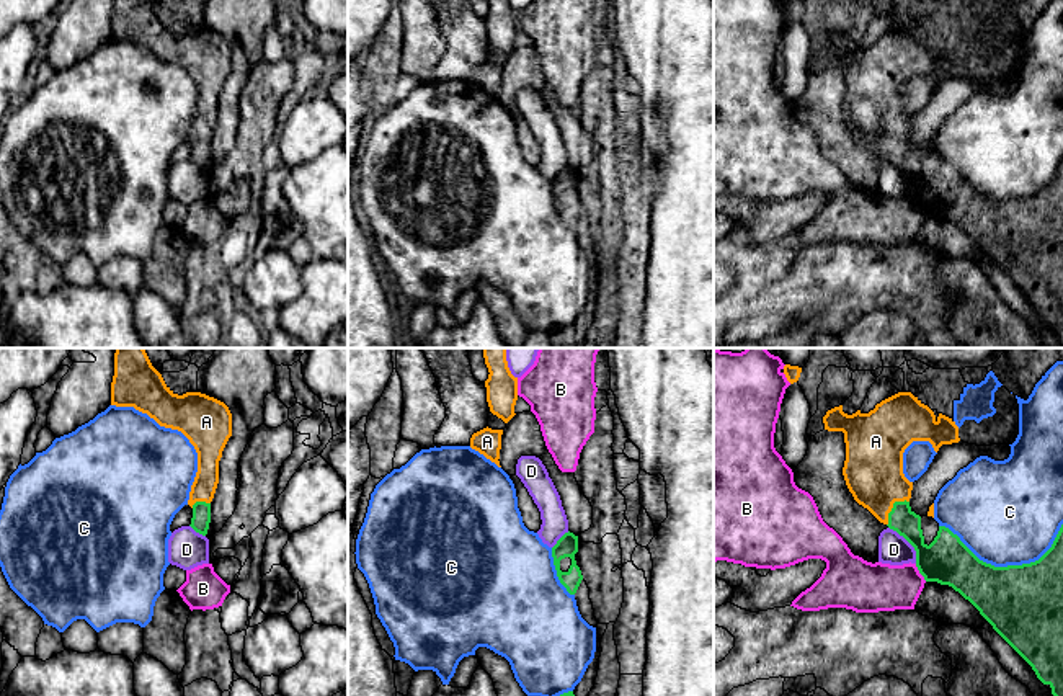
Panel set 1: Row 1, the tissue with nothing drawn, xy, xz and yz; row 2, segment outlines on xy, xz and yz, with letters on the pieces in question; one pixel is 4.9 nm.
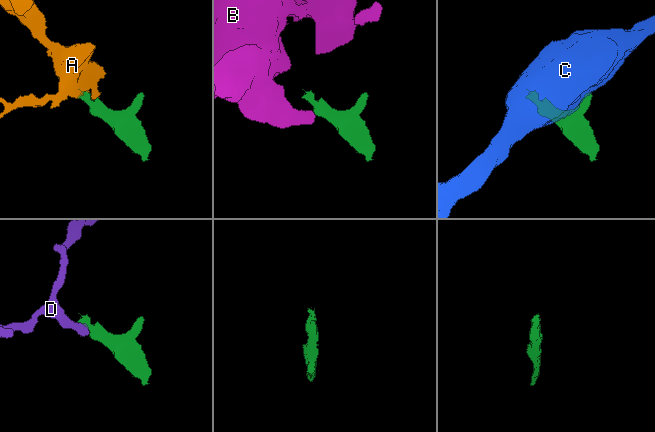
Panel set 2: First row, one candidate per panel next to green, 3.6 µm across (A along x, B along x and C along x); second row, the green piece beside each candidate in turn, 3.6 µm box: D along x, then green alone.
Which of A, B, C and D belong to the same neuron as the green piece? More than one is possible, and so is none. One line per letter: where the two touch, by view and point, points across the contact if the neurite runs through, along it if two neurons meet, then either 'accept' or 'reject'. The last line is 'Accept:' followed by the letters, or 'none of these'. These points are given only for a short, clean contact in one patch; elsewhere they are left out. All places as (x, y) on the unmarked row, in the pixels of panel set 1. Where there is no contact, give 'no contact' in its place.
A: contact yz (893, 141); way yz (907, 157), (893, 141), (876, 115), (872, 103); accept
B: contact yz (920, 206); border yz (915, 198), (926, 214); reject
C: contact yz (1008, 200); reject
D: contact yz (908, 175); border yz (889, 160), (913, 182), (916, 196); reject
Accept: A

